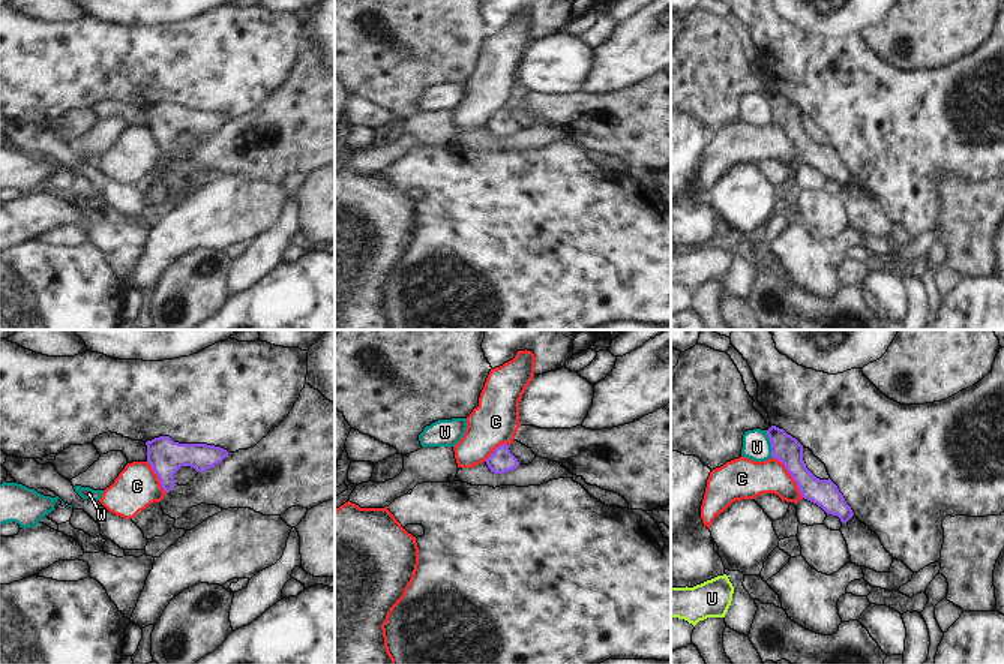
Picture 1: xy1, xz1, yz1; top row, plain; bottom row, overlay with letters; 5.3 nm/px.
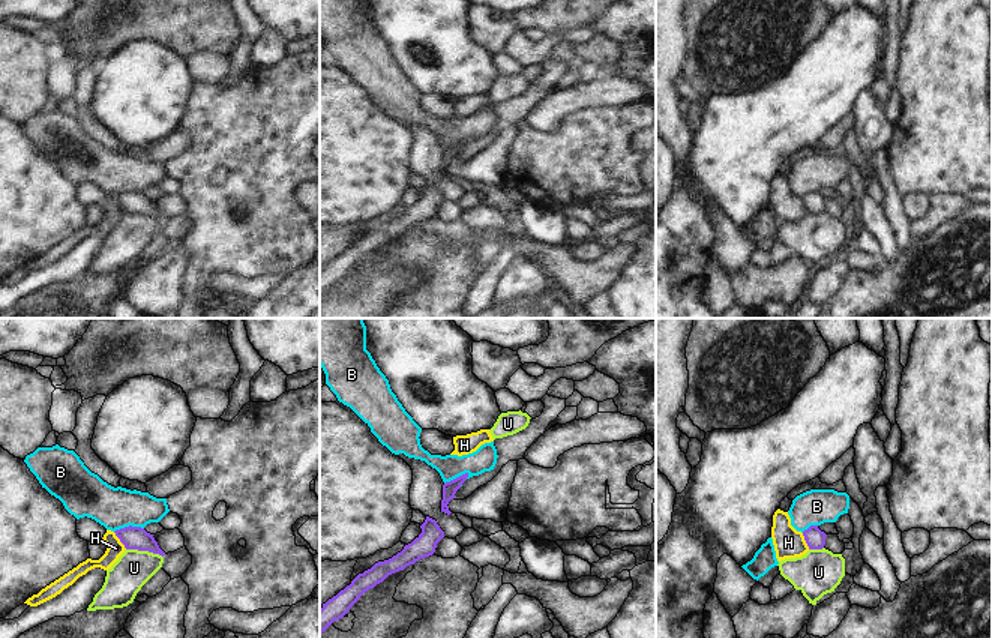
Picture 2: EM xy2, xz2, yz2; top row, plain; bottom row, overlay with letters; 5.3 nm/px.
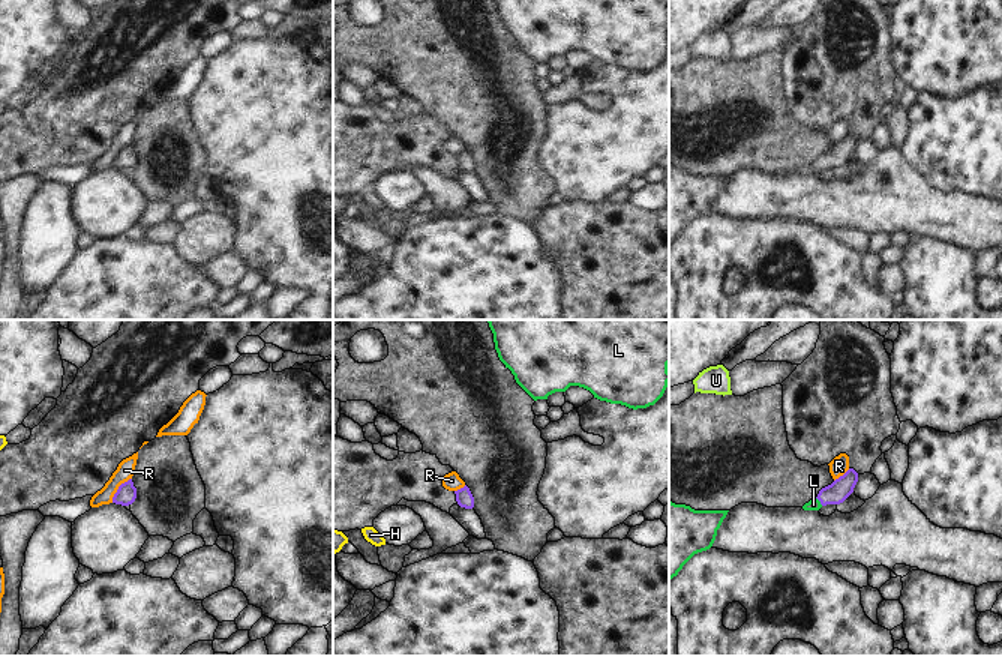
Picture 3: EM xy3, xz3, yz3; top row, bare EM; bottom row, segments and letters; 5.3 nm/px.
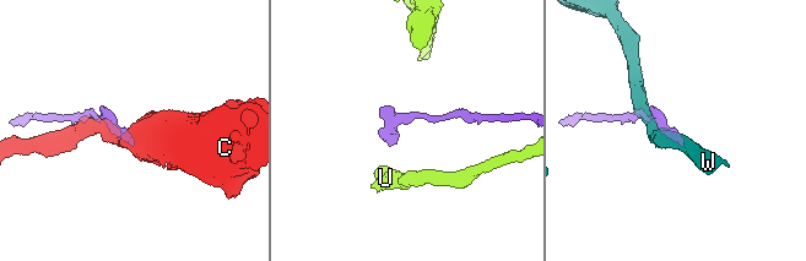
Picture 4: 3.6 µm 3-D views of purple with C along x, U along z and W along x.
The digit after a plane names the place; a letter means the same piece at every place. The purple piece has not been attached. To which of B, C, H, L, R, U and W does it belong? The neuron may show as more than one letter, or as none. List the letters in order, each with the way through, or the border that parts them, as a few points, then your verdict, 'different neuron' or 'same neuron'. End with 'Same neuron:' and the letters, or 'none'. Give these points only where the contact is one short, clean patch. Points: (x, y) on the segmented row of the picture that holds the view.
B: border xy2 (143, 527), (125, 526), (114, 532); different neuron
C: border yz1 (772, 456), (784, 465), (803, 496); different neuron
H: border xy2 (113, 532), (126, 548); different neuron
L: way yz3 (836, 493), (819, 500), (813, 505); same neuron
R: border xy3 (131, 478), (119, 487), (111, 502); different neuron
U: border xy2 (126, 548), (158, 553), (162, 557); different neuron
W: border yz1 (766, 430), (770, 439), (772, 456); different neuron
Same neuron: L

